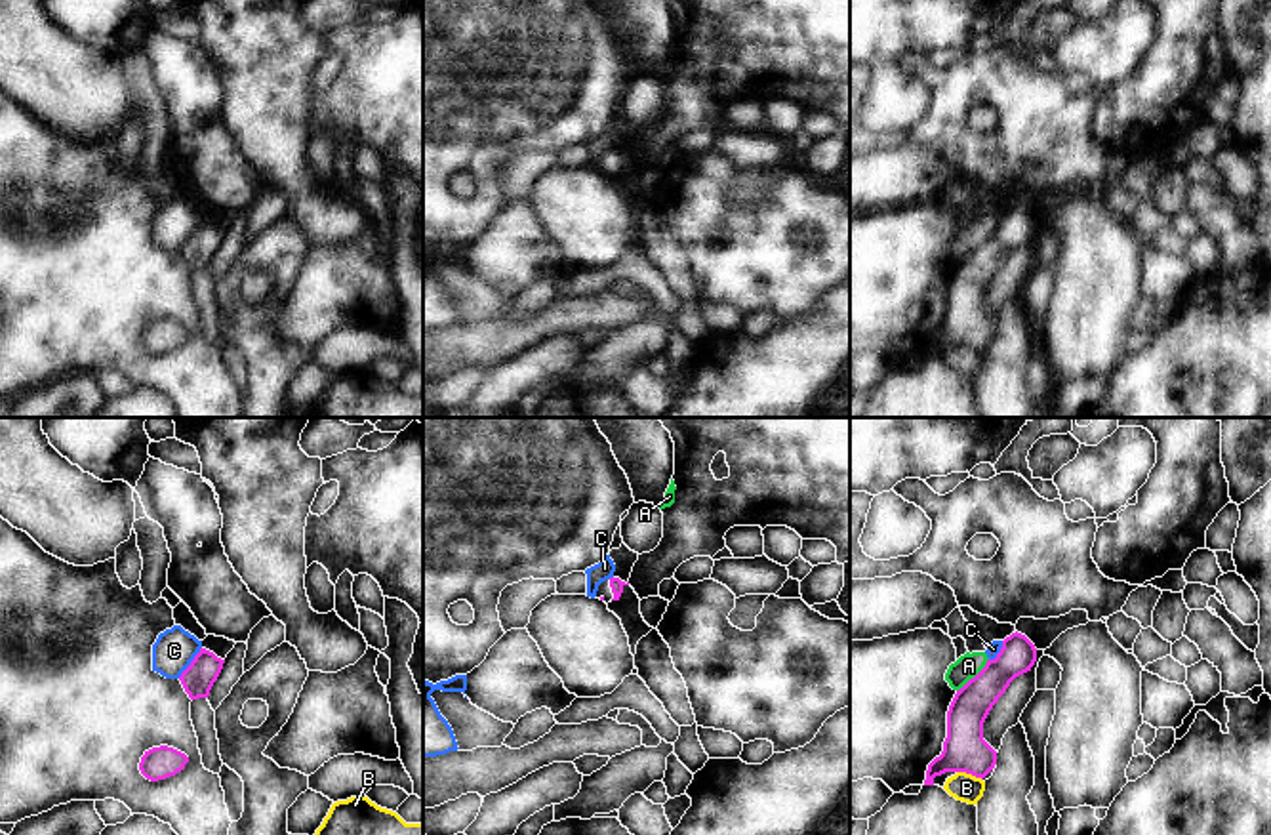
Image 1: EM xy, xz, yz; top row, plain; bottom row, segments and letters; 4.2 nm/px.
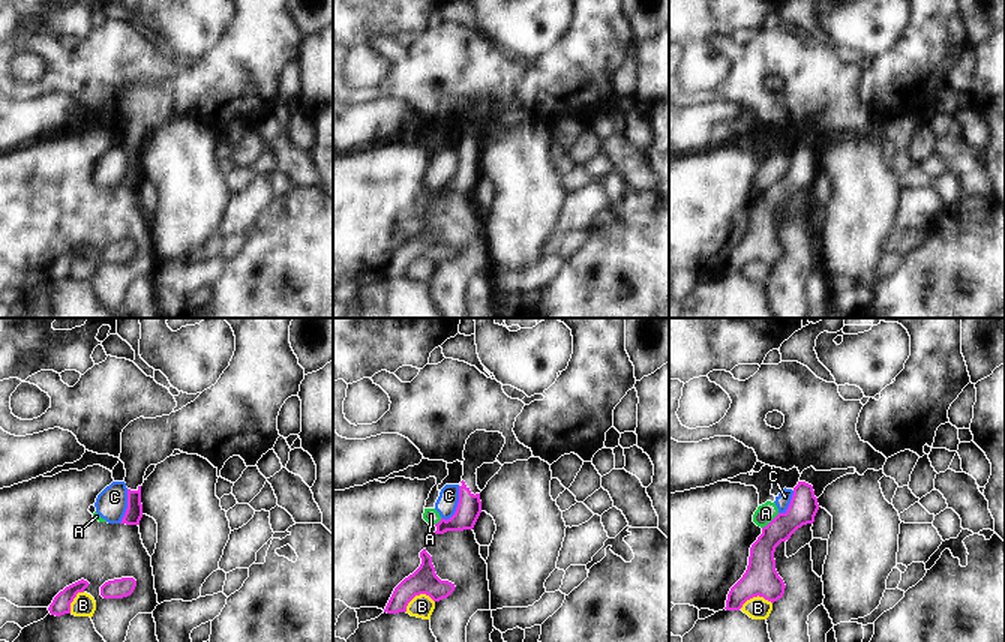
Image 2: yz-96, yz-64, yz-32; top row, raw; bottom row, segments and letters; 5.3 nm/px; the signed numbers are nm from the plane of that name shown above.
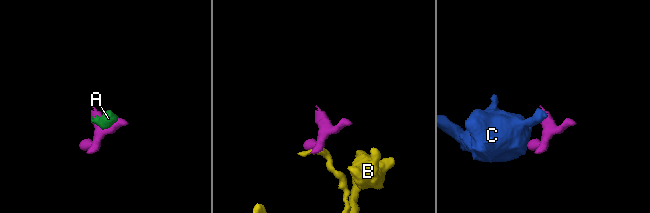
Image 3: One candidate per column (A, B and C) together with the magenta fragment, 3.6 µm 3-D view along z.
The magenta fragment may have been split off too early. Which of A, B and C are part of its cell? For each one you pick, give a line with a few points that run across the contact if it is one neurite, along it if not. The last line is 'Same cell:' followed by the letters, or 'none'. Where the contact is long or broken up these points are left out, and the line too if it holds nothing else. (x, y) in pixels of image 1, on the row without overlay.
Same cell: none

